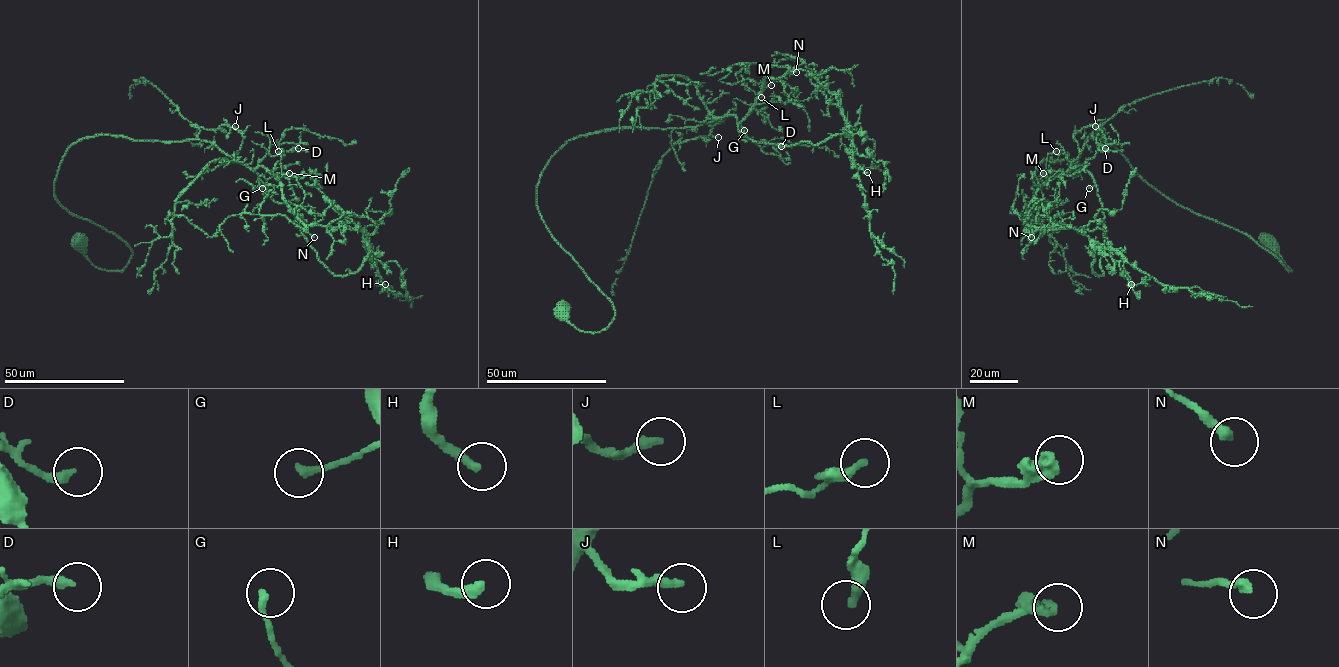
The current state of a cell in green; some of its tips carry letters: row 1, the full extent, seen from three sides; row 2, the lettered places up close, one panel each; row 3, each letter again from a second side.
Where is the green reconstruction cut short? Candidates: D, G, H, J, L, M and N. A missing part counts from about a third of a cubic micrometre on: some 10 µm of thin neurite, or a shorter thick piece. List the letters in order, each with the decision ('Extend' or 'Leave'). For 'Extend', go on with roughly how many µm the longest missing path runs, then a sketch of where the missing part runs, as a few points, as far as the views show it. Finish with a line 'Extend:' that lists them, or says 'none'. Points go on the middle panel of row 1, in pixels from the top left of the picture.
D: Leave
G: Leave
H: Extend. Missing length about 10 µm
J: Leave
L: Leave
M: Extend. Missing length about 10 µm. Course of what is missing: (771, 85), (773, 82), (779, 93), (777, 97)
N: Leave
Extend: H, M

